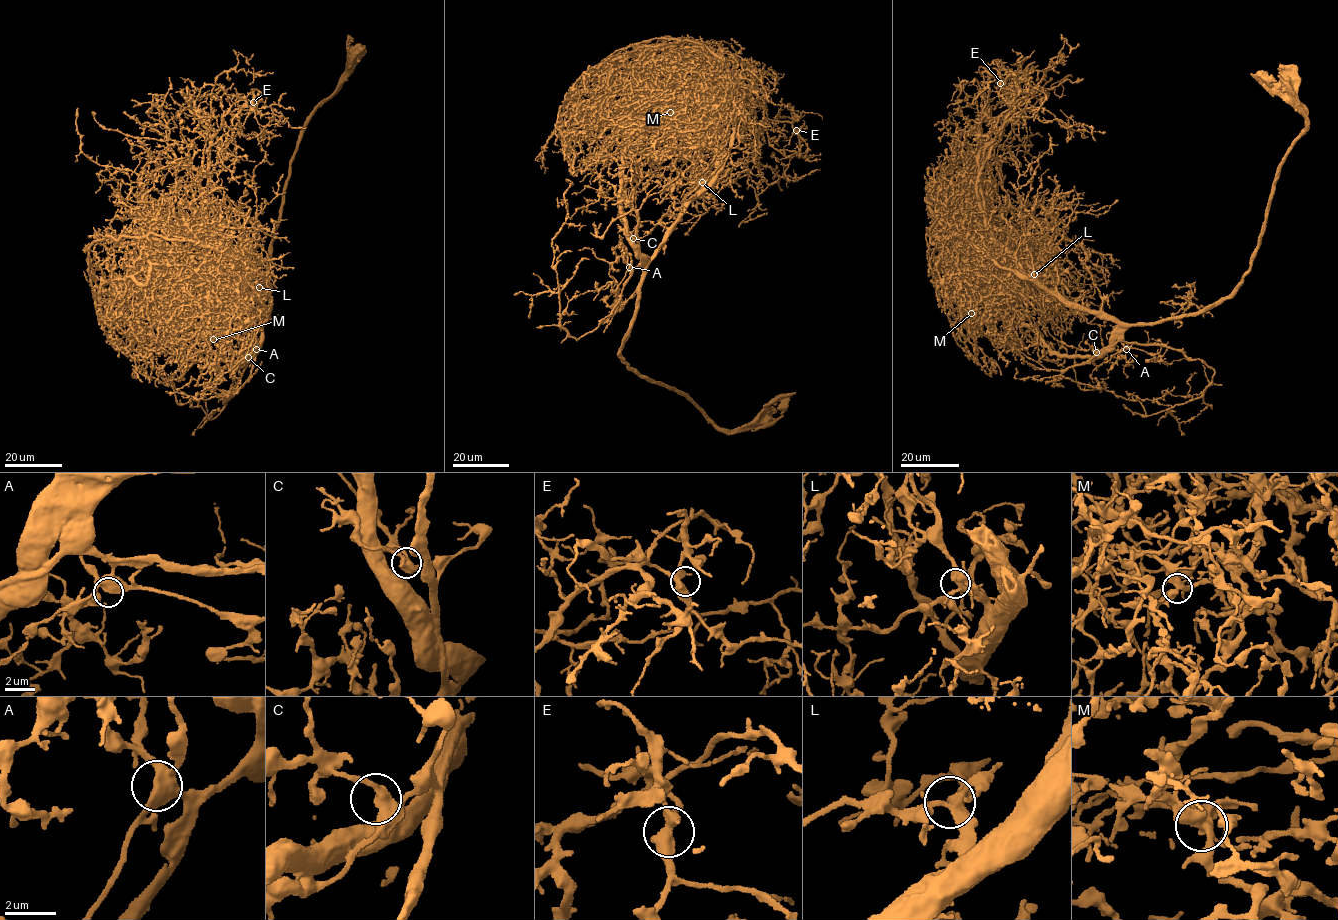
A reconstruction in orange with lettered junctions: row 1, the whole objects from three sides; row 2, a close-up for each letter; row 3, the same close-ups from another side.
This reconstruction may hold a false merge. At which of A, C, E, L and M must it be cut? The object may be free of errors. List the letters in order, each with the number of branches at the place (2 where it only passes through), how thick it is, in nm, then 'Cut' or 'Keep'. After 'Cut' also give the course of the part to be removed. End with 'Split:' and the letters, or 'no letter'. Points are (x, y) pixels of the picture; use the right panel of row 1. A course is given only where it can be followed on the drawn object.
A: Branches: 4. Thickness 400 nm. Keep
C: Branches: 4. Thickness 380 nm. Keep
E: Branches: 4. Thickness 400 nm. Keep
L: Branches: 4. Thickness 400 nm. Keep
M: Branches: 4. Thickness 420 nm. Keep
Split: no letter

